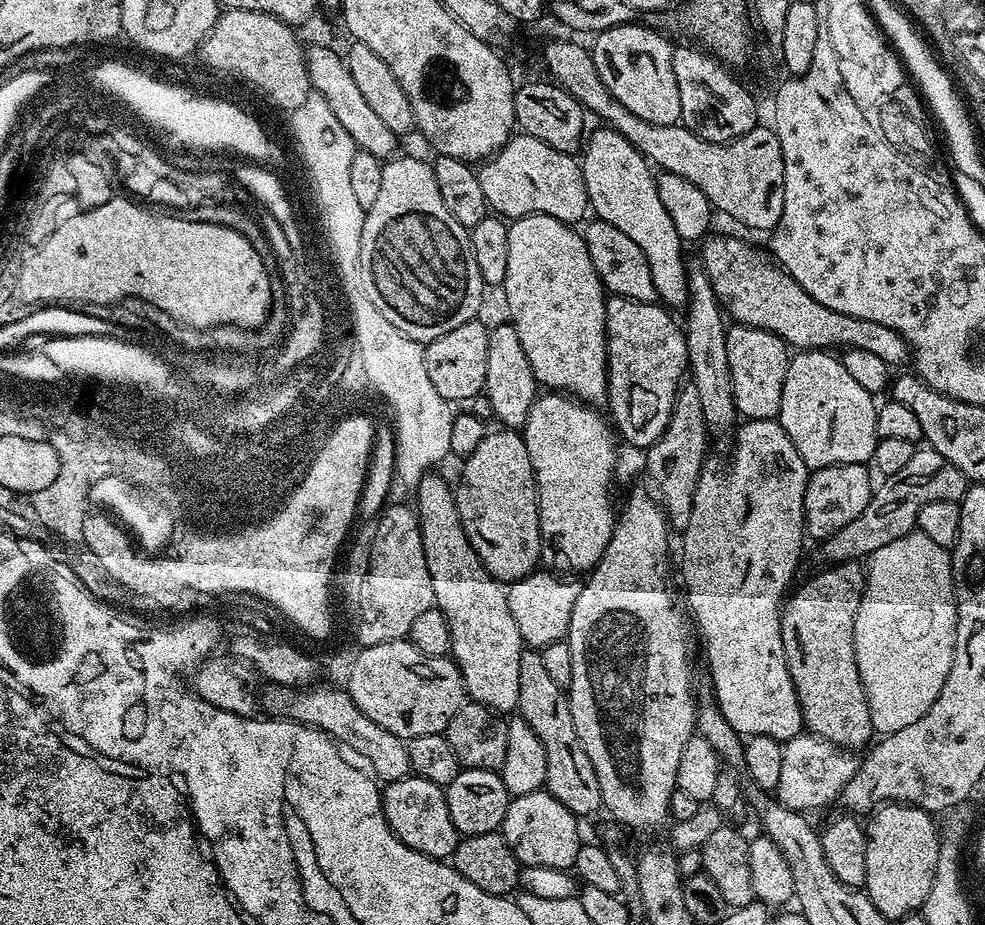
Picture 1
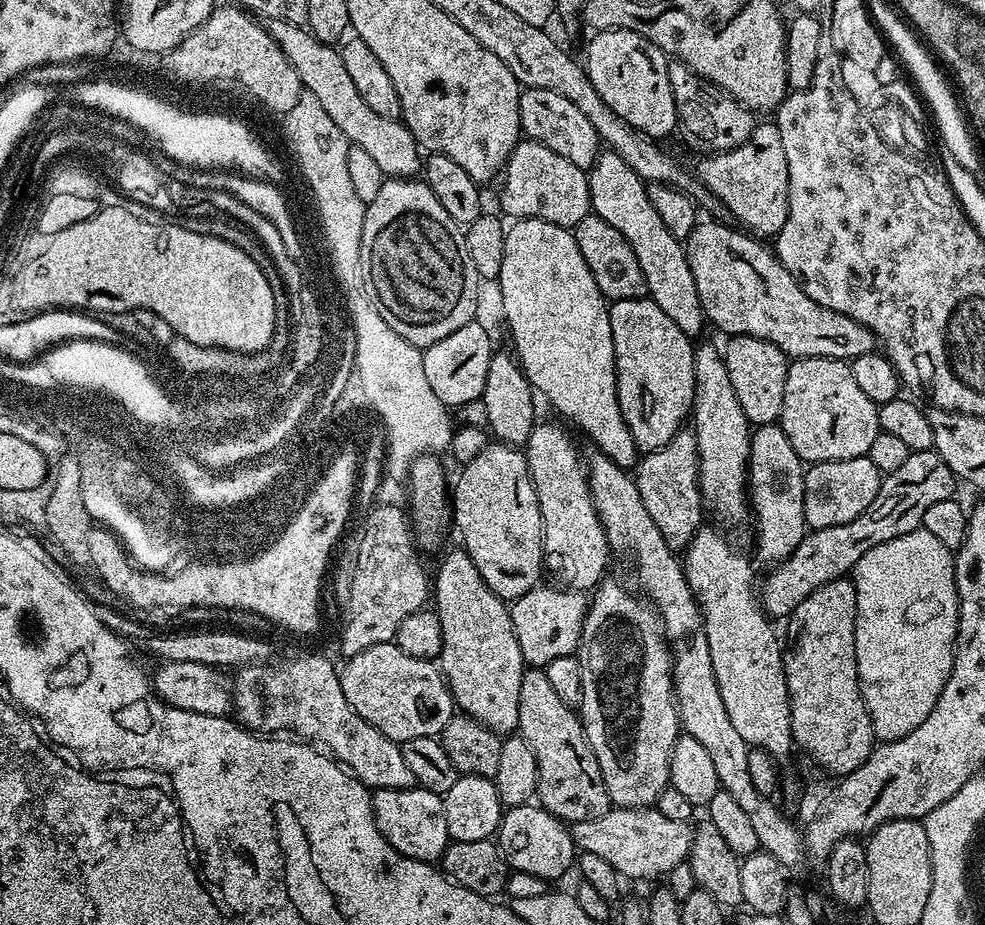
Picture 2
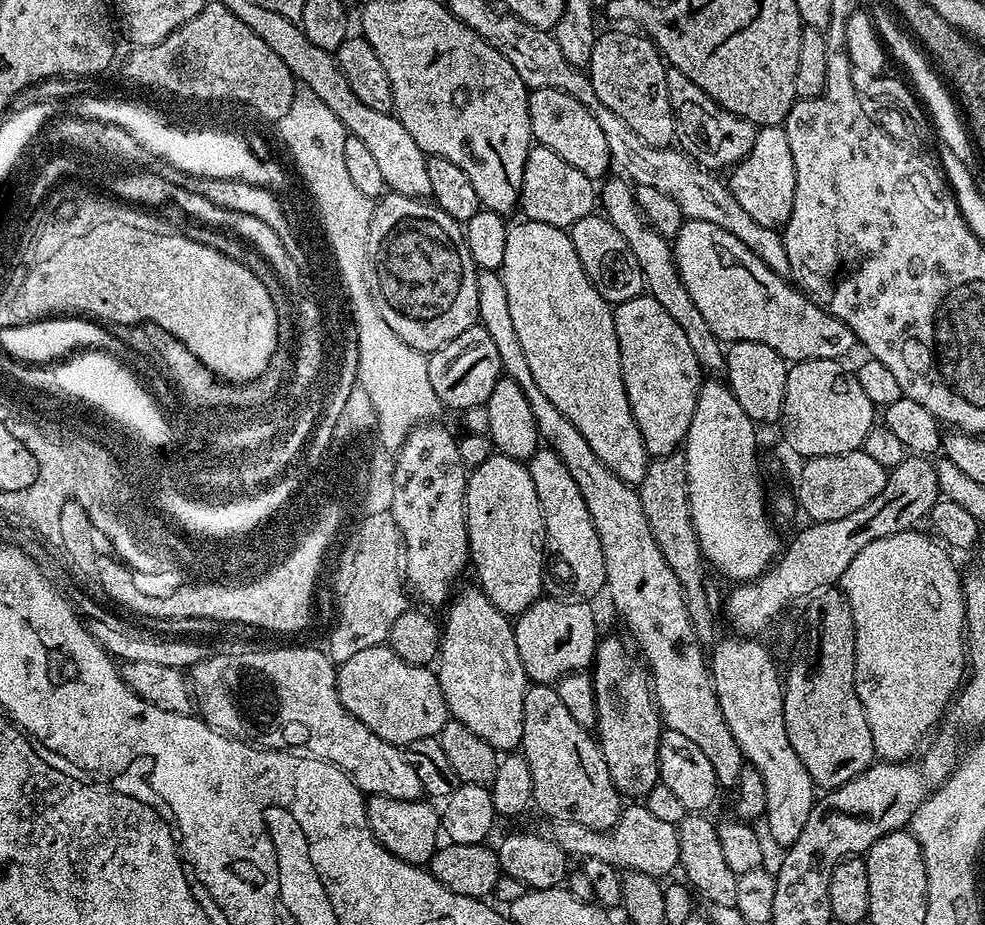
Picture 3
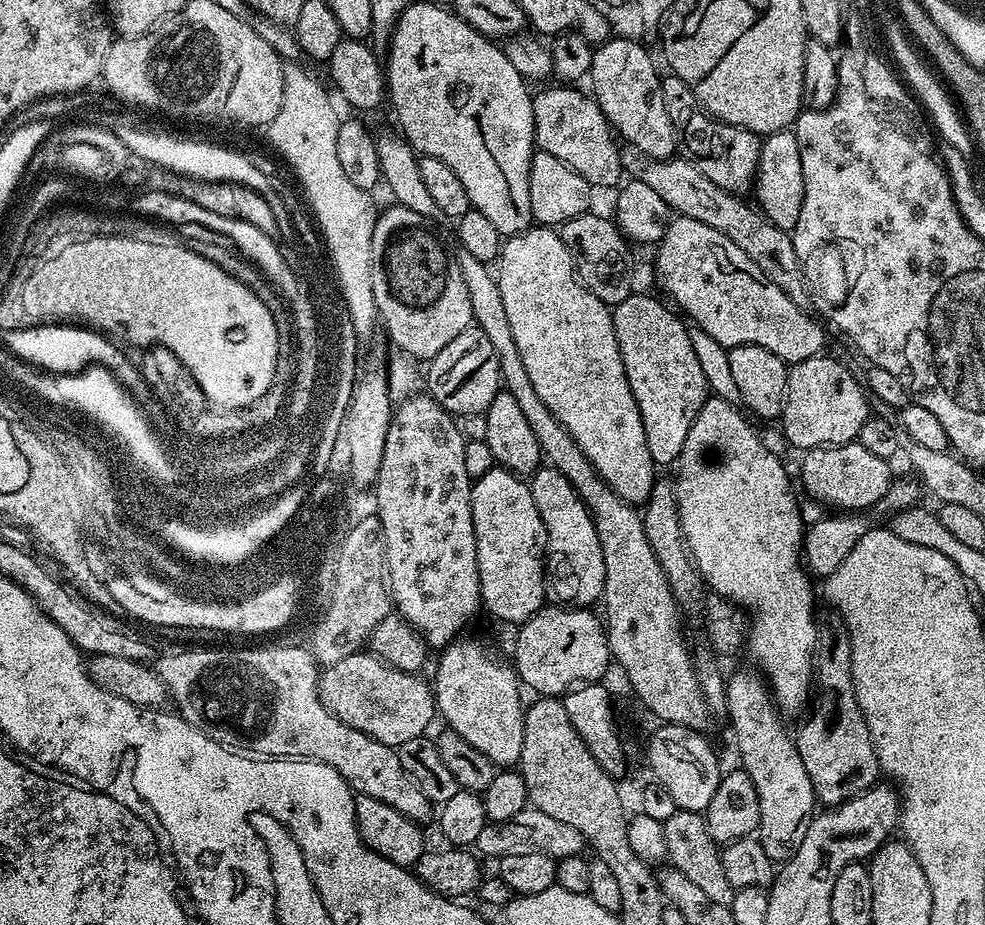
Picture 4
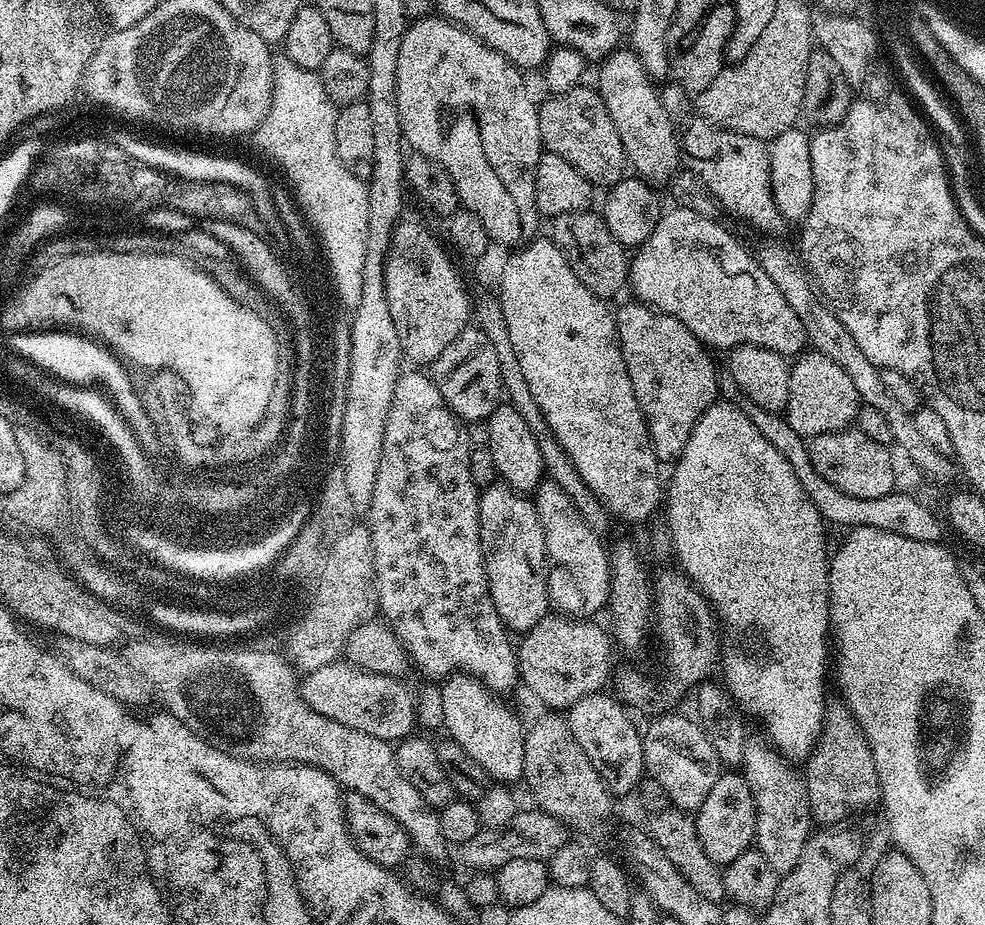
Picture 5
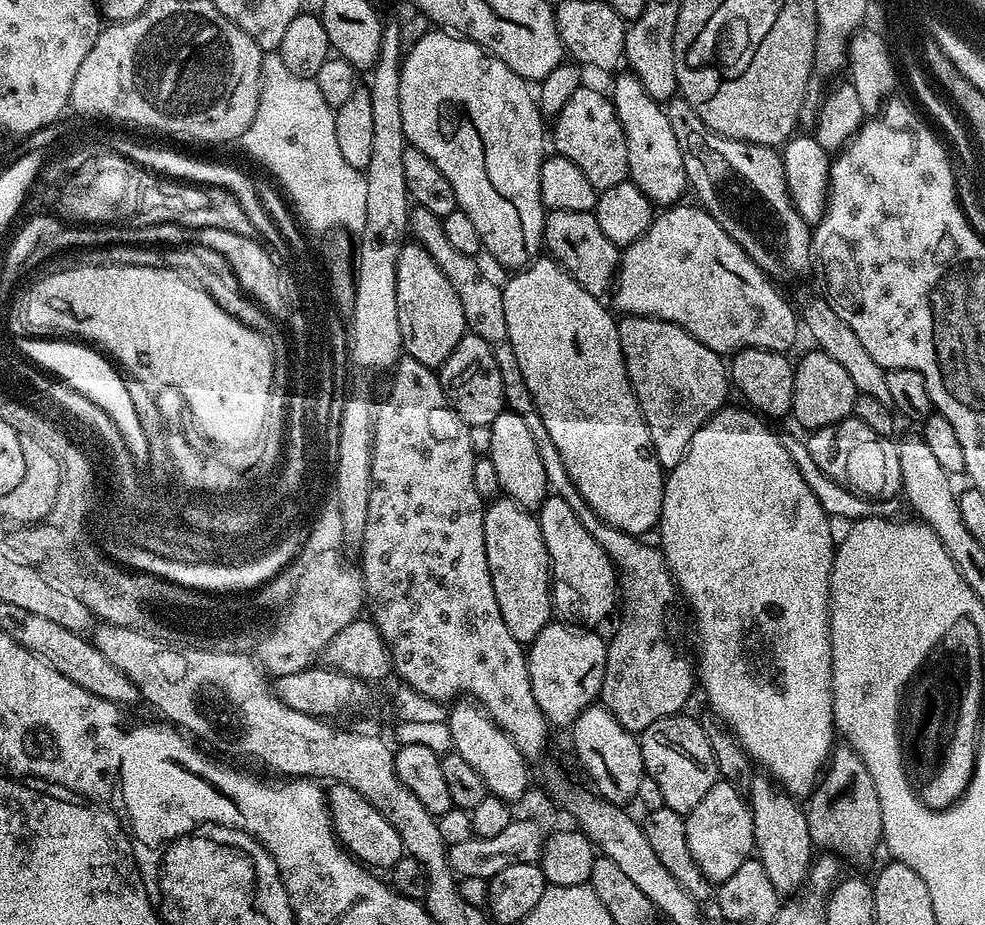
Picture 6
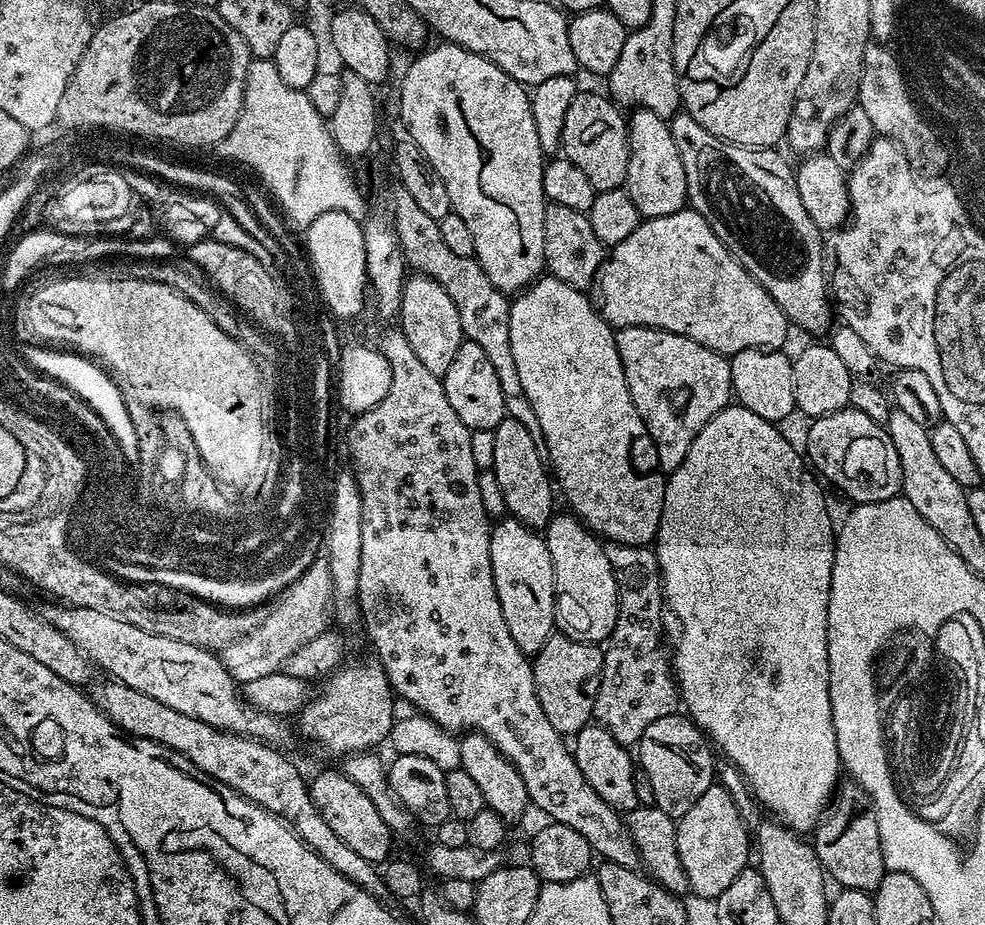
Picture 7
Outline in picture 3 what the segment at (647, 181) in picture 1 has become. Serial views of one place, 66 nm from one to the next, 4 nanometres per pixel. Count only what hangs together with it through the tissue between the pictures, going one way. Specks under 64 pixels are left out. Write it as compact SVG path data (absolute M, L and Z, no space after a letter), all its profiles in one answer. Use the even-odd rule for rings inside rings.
M608 178L603 181L598 192L598 204L603 215L607 216L614 226L614 230L618 230L618 234L626 238L630 250L634 250L634 258L638 258L638 266L642 266L647 295L653 296L670 313L670 318L678 322L678 326L690 341L694 358L698 358L701 369L708 374L723 373L725 345L714 334L714 330L710 330L706 318L702 318L698 306L694 306L694 298L690 298L690 293L686 291L686 286L678 274L678 266L672 253L669 237L658 234L658 230L654 230L645 222L644 215L640 213L640 208L636 205L633 185L624 178L612 179Z

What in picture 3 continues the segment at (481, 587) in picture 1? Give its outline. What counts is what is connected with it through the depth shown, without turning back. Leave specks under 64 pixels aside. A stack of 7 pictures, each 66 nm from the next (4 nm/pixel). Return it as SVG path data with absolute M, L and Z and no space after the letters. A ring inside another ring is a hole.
M479 586L471 587L464 588L461 592L459 589L451 597L450 603L447 605L448 617L442 620L442 631L440 634L440 655L438 657L440 668L437 667L435 669L435 674L440 683L442 698L448 707L449 717L462 722L462 726L466 726L466 730L474 730L474 734L478 734L478 738L482 738L482 742L490 742L490 746L495 748L497 753L512 754L520 748L520 743L522 742L522 706L526 698L526 690L530 687L530 681L526 670L522 666L522 658L518 658L518 642L516 641L516 629L513 621L505 616L502 610L498 610L498 606L494 606L494 602L490 602L490 598L486 598L486 594Z

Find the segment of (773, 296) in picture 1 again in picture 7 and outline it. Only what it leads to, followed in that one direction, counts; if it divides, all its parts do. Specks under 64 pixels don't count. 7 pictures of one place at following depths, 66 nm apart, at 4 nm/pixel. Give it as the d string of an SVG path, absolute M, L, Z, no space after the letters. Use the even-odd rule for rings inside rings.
M685 206L679 212L645 219L622 242L611 245L598 273L598 311L613 329L641 324L682 334L720 356L731 358L742 350L776 350L788 336L790 321L770 294L732 257L702 214Z

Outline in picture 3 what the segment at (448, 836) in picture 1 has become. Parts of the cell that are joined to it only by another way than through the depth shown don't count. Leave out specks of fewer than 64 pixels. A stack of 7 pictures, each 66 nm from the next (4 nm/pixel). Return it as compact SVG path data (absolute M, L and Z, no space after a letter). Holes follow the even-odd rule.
M368 796L364 801L366 818L374 837L383 848L398 858L417 866L427 865L442 840L442 816L427 799L399 800L385 796Z

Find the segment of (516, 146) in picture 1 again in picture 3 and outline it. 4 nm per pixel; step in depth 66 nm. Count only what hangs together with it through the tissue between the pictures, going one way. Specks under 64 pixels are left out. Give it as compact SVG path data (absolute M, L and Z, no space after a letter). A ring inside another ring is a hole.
M534 146L526 158L518 208L521 213L524 211L523 219L568 230L574 222L578 222L578 218L586 218L597 211L598 188L594 181L586 178L586 174L558 158L554 150Z

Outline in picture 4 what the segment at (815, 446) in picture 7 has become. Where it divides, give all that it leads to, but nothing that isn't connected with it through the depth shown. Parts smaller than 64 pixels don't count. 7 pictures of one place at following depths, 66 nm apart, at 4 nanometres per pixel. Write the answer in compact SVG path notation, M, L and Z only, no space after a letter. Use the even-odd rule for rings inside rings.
M858 442L810 448L801 456L804 457L800 460L800 480L805 490L814 499L829 504L832 510L871 509L888 493L894 479L894 473L888 469L889 461L878 458L878 454L870 454L870 450Z

